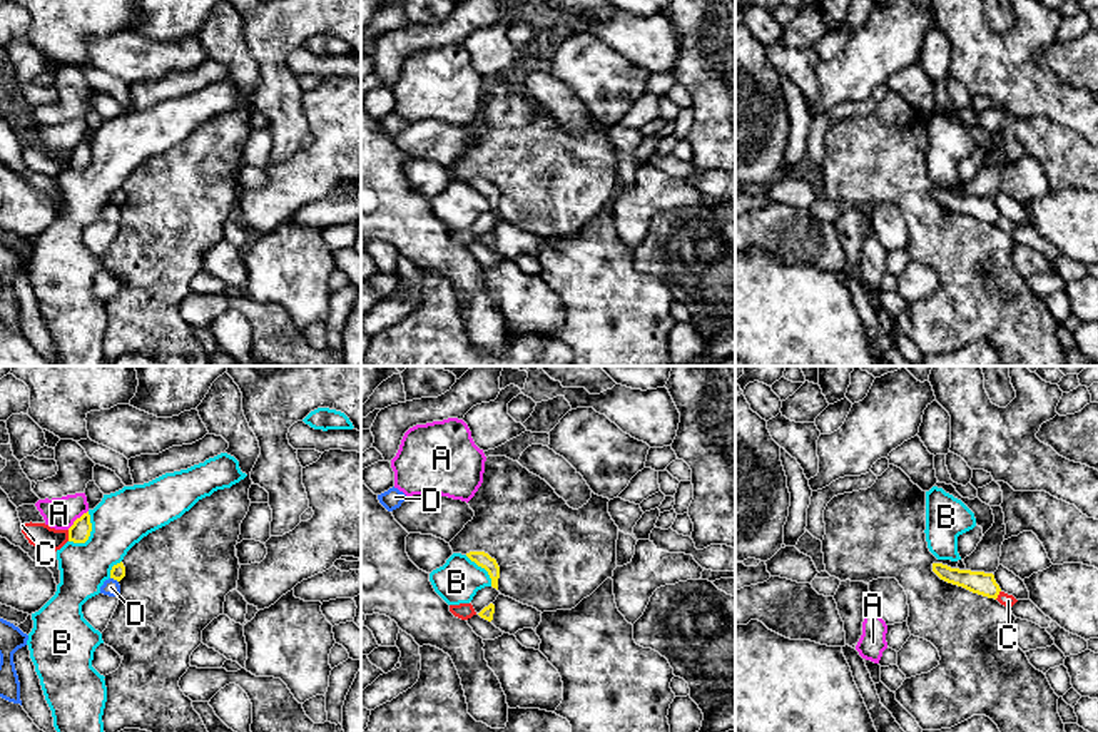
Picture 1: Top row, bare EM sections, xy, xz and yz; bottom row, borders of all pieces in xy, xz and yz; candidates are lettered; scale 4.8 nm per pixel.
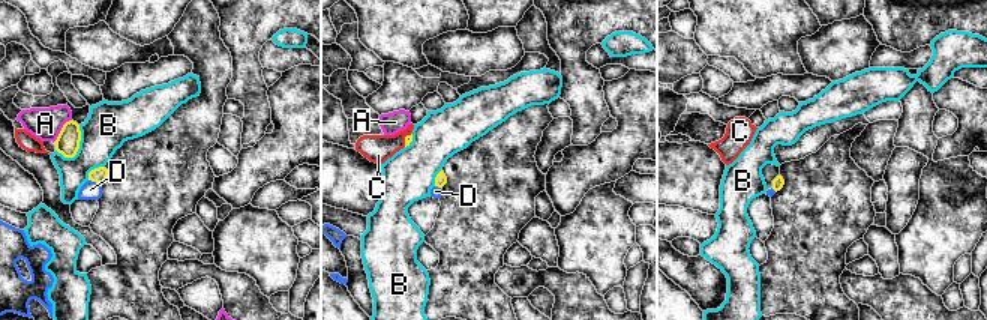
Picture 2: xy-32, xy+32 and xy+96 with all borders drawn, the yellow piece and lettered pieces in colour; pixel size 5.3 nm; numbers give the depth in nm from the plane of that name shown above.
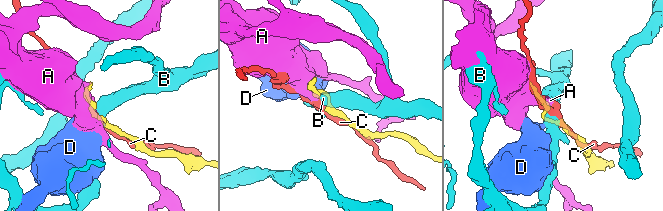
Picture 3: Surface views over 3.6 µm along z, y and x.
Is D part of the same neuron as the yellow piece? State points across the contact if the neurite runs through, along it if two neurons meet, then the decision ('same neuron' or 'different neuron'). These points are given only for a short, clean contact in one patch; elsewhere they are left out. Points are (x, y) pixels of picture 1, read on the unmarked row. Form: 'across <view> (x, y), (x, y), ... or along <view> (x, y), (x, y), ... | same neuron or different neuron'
along xy (111, 203), (117, 208) | different neuron

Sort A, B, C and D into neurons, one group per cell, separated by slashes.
A / B / C / D

